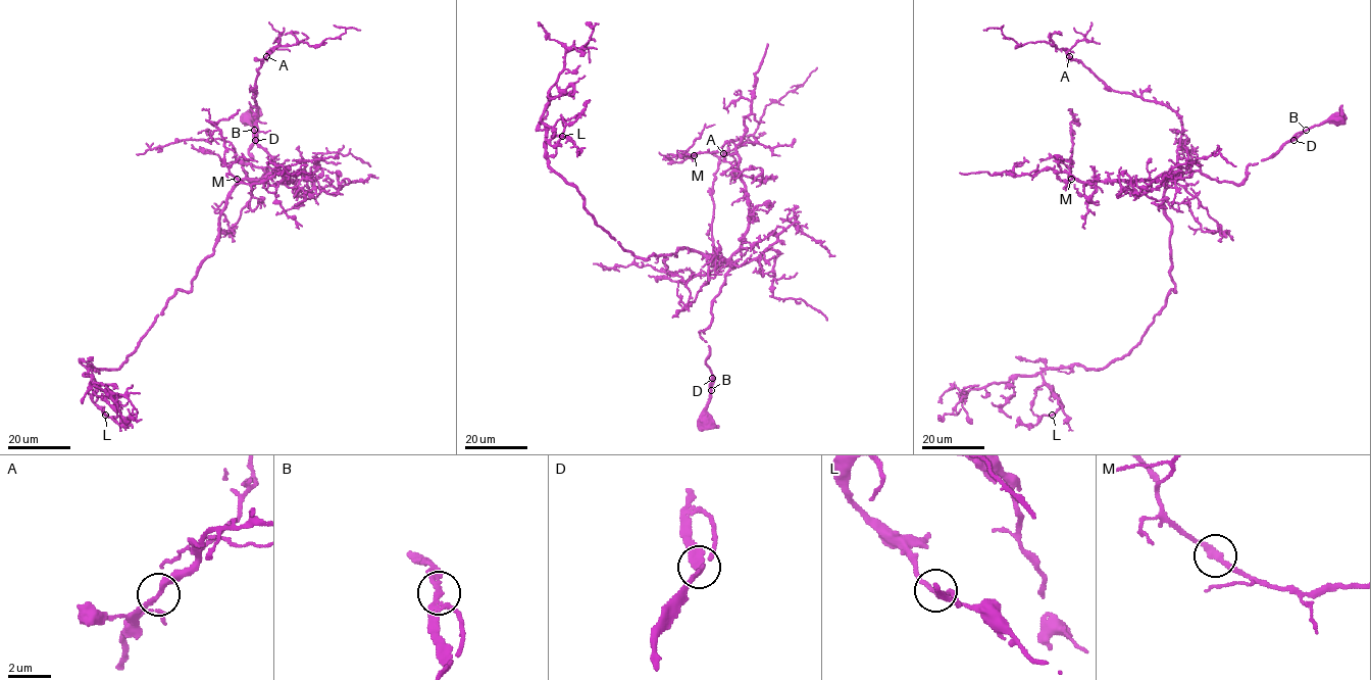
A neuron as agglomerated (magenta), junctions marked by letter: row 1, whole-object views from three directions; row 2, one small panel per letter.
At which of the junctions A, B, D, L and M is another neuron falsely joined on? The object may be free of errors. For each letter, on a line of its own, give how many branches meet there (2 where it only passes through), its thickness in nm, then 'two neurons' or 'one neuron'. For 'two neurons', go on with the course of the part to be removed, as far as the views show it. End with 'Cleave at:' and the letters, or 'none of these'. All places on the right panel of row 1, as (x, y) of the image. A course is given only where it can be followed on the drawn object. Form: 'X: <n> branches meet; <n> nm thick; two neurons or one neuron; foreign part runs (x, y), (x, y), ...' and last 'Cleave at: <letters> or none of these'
A: 2 branches meet; 240 nm thick; one neuron
B: 2 branches meet; 240 nm thick; one neuron
D: 2 branches meet; 280 nm thick; one neuron
L: 2 branches meet; 200 nm thick; one neuron
M: 2 branches meet; 280 nm thick; one neuron
Cleave at: none of these

